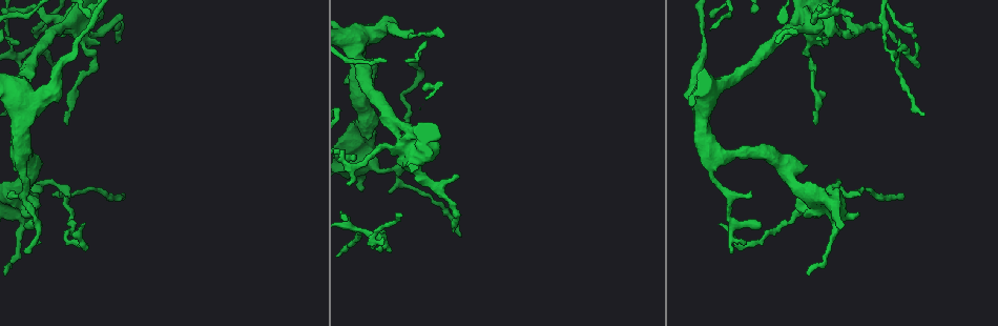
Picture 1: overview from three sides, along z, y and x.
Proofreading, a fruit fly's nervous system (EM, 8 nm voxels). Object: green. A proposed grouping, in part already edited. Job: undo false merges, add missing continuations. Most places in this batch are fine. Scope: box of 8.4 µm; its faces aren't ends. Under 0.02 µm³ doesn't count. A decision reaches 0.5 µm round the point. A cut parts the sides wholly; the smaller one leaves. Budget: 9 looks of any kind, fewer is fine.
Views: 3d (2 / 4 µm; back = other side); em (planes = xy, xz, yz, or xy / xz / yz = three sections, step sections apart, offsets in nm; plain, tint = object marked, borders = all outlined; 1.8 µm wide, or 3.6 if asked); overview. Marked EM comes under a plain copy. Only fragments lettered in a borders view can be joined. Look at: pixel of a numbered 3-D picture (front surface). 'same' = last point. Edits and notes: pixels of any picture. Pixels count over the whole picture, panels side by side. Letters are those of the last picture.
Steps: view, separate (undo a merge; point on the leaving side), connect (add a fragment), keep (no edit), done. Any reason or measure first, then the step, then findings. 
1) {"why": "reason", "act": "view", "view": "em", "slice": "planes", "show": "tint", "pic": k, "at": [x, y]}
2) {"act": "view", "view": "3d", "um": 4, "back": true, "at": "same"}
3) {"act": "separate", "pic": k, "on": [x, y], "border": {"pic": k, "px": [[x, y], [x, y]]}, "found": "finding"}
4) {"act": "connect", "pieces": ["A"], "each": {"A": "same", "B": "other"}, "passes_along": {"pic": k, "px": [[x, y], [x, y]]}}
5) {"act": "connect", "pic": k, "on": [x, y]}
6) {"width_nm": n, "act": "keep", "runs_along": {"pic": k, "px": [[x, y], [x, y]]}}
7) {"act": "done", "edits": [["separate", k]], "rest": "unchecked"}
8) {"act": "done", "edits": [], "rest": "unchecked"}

{"act": "view", "view": "3d", "um": 4, "pic": 1, "at": [409, 141]}

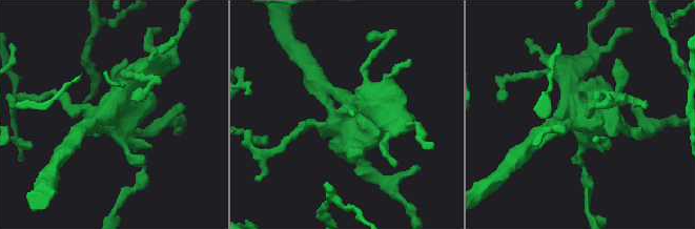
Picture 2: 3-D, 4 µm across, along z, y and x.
{"why": "need the tissue", "act": "view", "view": "em", "um": 3.6, "slice": "yz", "step": 8, "show": "tint", "pic": 2, "at": [349, 120]}

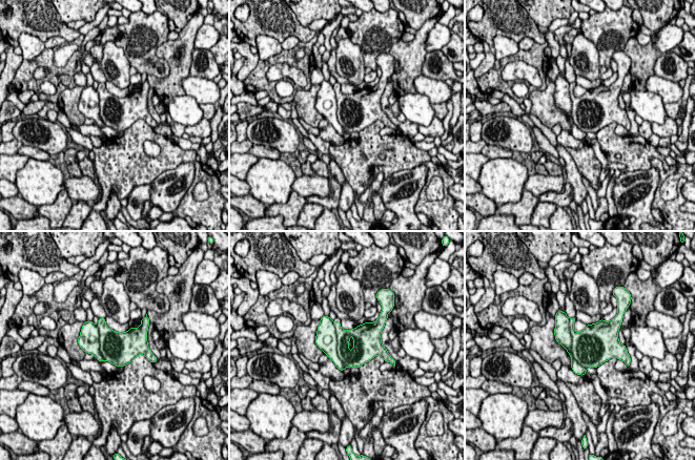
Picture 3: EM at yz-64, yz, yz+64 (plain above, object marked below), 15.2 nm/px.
{"act": "view", "view": "em", "um": 3.6, "slice": "xy", "step": 8, "show": "borders", "at": "same"}

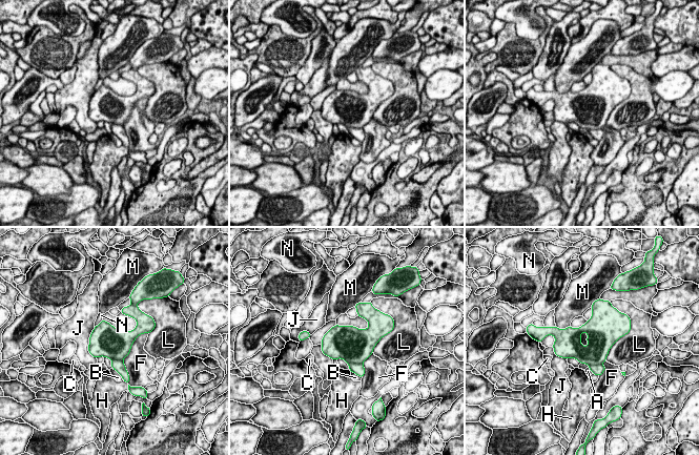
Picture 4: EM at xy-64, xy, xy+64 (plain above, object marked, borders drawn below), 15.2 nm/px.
{"longest_contact_nm": ["F", 750], "act": "keep", "each": {"A": "other", "B": "other", "C": "other", "F": "other", "H": "other", "J": "other", "L": "other", "M": "other", "N": "other"}, "border": {"pic": 4, "px": [[145, 332], [123, 360], [128, 376]]}, "found": "all the same neuron"}

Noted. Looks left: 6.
{"why": "thin end", "act": "view", "view": "em", "slice": "xy", "step": 4, "show": "tint", "pic": 1, "at": [453, 230]}

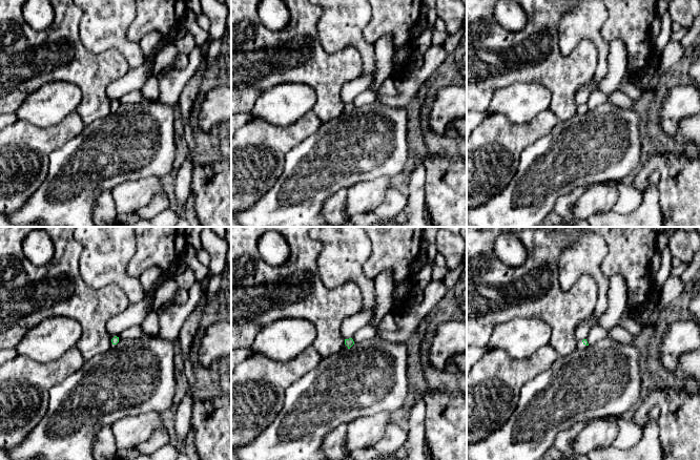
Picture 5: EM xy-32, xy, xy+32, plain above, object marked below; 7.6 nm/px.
{"why": "cut it another way", "act": "view", "view": "em", "slice": "planes", "show": "borders", "at": "same"}

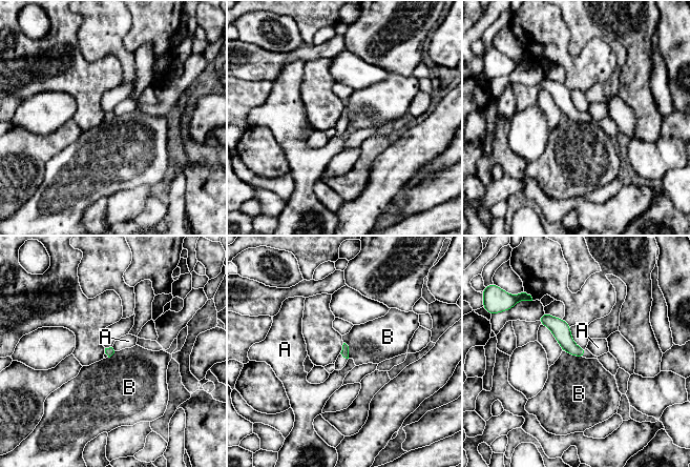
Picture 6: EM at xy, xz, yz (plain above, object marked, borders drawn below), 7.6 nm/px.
{"act": "keep", "each": {"A": "other", "B": "other"}, "runs_along": {"pic": 6, "px": [[545, 316], [581, 353]]}, "found": "no lettered fragment goes on from it"}

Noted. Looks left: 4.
{"why": "branch stops here", "act": "view", "view": "em", "slice": "planes", "show": "borders", "pic": 1, "at": [378, 247]}

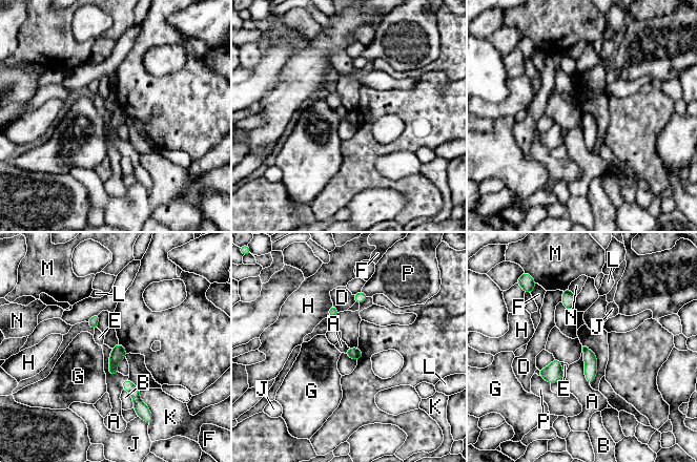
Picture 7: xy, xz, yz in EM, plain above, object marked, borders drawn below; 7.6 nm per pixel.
{"width_nm": 100, "act": "keep", "each": {"A": "other", "B": "other", "D": "other", "E": "other", "F": "other", "G": "other", "H": "other", "J": "other", "K": "other", "L": "other", "M": "other", "N": "other", "P": "other"}, "border": {"pic": 7, "px": [[111, 349], [108, 373], [113, 377]]}, "found": "no lettered fragment goes on from it"}

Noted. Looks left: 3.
{"why": "end of a long branch", "act": "view", "view": "3d", "um": 2, "back": true, "pic": 1, "at": [720, 224]}

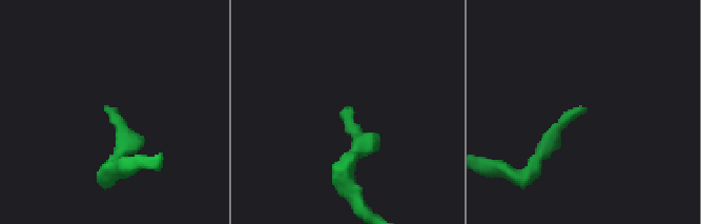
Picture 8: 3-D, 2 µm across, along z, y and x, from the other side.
{"why": "now the EM", "act": "view", "view": "em", "slice": "planes", "show": "borders", "pic": 8, "at": [585, 109]}

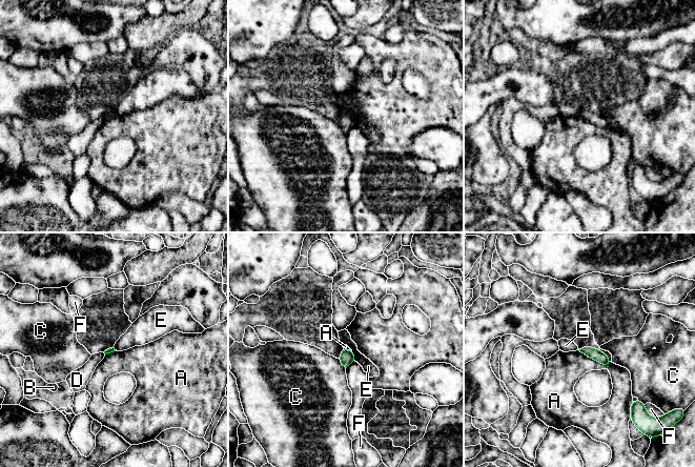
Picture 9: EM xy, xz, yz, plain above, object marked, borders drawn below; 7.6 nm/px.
{"act": "keep", "each": {"A": "other", "B": "other", "C": "other", "D": "other", "E": "other", "F": "other"}, "border": {"pic": 9, "px": [[578, 350], [607, 366], [611, 363]]}, "found": "no lettered fragment goes on from it"}

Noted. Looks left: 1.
{"act": "done", "edits": [], "rest": "unchecked"}

